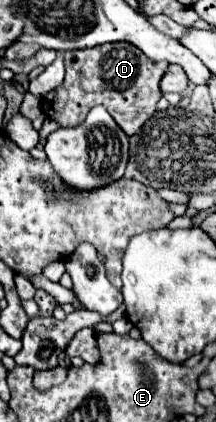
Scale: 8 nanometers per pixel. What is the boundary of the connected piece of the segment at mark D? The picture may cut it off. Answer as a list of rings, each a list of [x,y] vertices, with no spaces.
[[[104,43],[82,51],[64,53],[66,77],[62,85],[42,97],[42,111],[60,127],[78,127],[84,123],[94,105],[104,105],[126,135],[134,135],[154,115],[156,103],[162,99],[160,79],[168,63],[154,63],[130,43]]]

